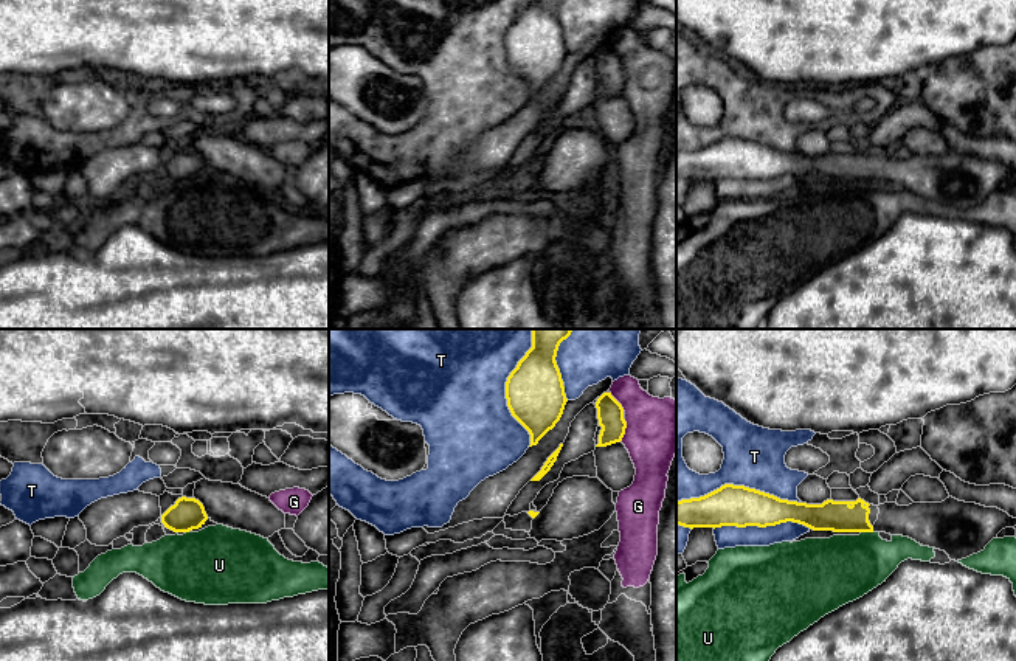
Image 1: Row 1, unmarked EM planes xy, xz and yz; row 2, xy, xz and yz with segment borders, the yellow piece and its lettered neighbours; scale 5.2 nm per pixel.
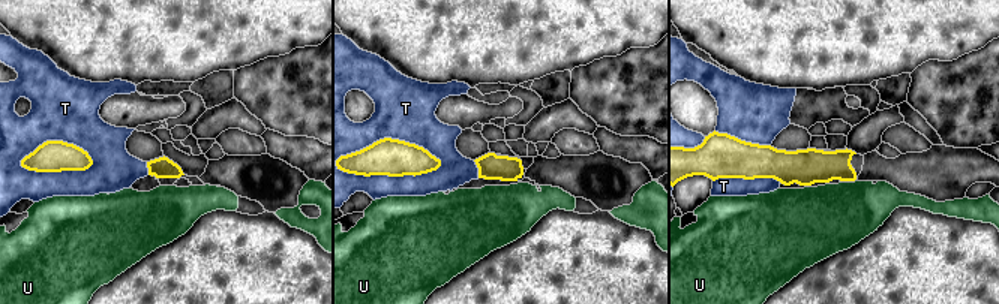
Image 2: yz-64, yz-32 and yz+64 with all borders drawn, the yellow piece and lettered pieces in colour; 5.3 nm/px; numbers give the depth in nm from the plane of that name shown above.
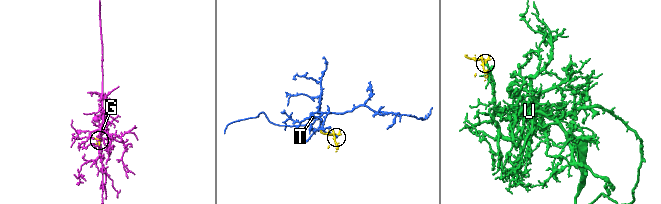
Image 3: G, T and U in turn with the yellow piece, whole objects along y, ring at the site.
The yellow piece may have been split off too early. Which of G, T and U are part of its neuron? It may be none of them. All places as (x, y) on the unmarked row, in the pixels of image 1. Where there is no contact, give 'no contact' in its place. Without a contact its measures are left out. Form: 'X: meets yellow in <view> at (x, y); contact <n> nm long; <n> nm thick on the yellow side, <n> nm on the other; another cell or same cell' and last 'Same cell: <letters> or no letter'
G: meets yellow in xz at (624, 83); contact 120 nm long; 140 nm thick on the yellow side, 320 nm on the other; another cell
T: meets yellow in yz at (739, 138); contact 650 nm long; 220 nm thick on the yellow side, 320 nm on the other; another cell
U: meets yellow in yz at (867, 183); contact 60 nm long; 160 nm thick on the yellow side, 360 nm on the other; another cell
Same cell: no letter

